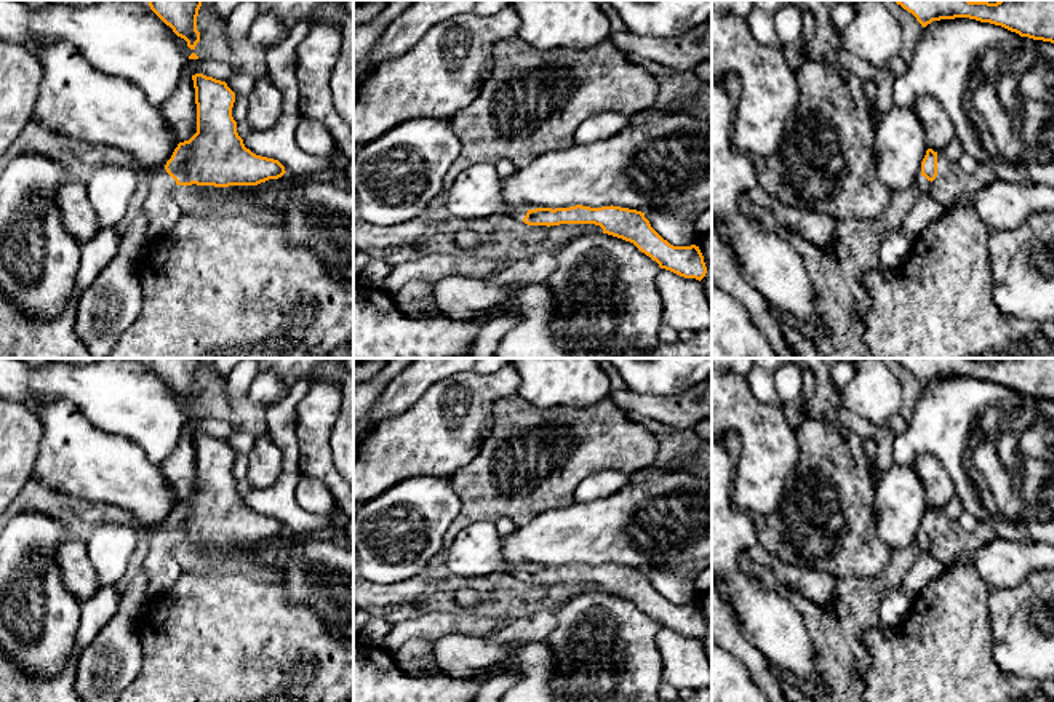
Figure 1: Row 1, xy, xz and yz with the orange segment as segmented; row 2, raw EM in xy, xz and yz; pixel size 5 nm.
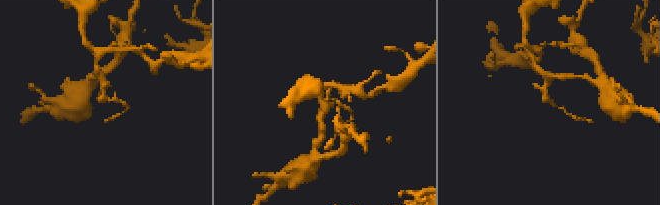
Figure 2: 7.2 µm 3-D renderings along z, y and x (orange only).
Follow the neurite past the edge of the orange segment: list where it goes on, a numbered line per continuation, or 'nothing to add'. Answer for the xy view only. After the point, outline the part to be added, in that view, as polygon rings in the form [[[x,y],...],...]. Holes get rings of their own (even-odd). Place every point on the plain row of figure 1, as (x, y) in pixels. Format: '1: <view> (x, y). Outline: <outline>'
1: xy (162, 570). Outline: [[[157,531],[150,536],[150,550],[142,566],[147,577],[147,598],[165,593],[182,574],[173,556],[176,539],[168,531]]]

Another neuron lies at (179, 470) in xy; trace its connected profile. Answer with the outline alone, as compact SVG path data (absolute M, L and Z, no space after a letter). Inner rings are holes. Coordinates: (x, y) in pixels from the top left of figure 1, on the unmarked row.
M190 433L182 435L178 448L160 469L178 501L189 499L197 491L195 446Z

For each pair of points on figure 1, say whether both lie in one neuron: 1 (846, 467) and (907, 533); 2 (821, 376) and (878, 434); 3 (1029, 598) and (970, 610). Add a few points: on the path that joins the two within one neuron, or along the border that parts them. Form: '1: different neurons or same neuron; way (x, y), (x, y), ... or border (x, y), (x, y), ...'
1: different neurons; border (874, 490), (870, 514), (877, 533)
2: same neuron; way (826, 395), (848, 421), (859, 426)
3: different neurons; border (987, 589), (986, 606), (992, 643)

